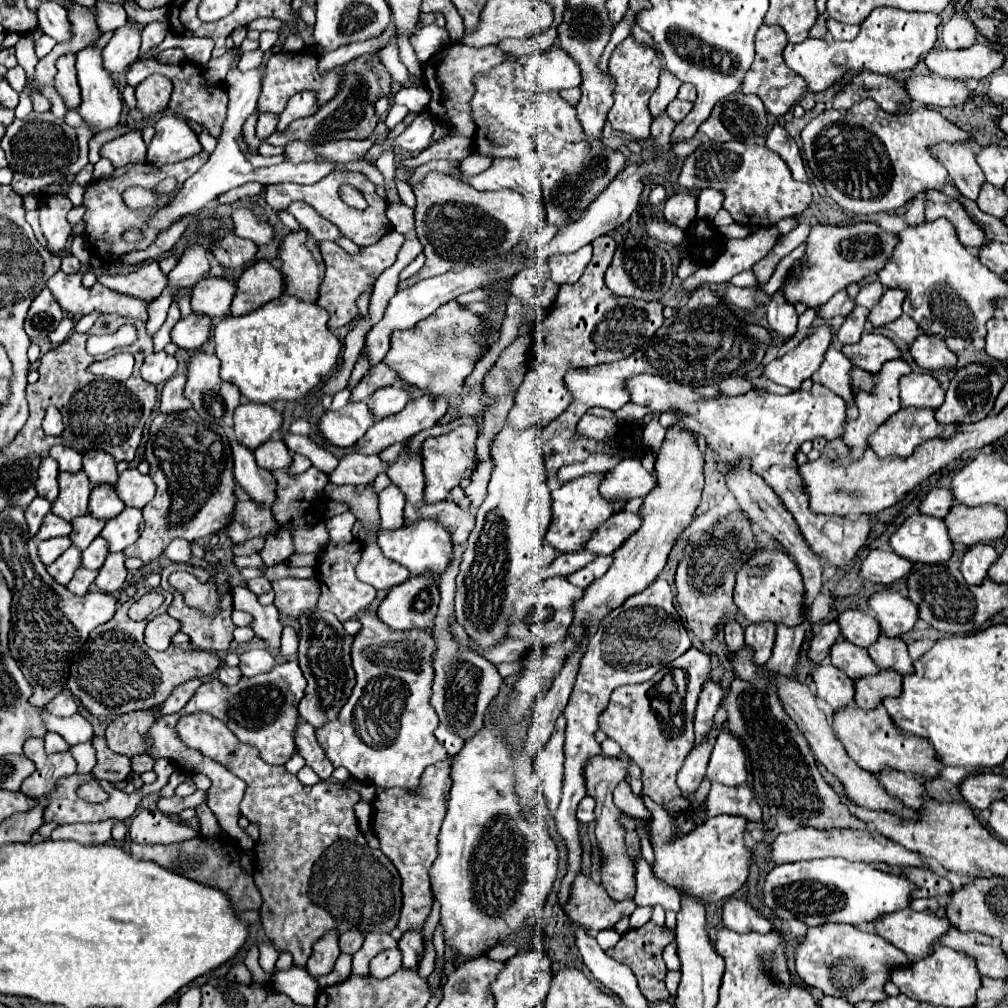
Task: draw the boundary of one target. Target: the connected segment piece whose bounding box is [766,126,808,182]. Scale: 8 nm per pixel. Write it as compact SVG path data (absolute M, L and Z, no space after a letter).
M774 126L768 136L766 136L766 146L776 152L790 168L792 176L796 176L796 180L800 182L808 182L806 170L804 170L804 162L794 138L782 128L782 126Z

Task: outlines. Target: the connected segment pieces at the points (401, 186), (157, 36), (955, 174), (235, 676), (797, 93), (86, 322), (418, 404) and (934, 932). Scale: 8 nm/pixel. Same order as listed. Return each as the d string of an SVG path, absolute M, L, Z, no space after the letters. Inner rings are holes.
M394 178L394 182L396 182L396 188L398 188L398 194L400 194L402 202L404 202L406 206L414 208L414 204L416 204L416 198L414 198L414 192L412 192L410 184L408 184L408 182L404 182L404 180L400 180L400 178Z
M164 20L164 22L150 22L146 28L142 30L142 42L140 47L140 54L146 53L146 50L158 46L166 34L170 30L170 24Z
M938 144L936 148L932 148L932 154L944 164L962 196L976 200L986 178L982 168L976 164L974 152L968 146L960 144Z
M220 666L220 672L218 672L218 678L224 682L224 684L236 684L240 680L240 670L234 668L234 666Z
M760 26L760 32L756 32L755 37L755 58L752 62L752 68L748 68L744 76L744 84L740 86L740 92L744 94L756 94L764 102L764 110L772 116L782 116L786 114L806 92L806 80L792 72L784 64L783 50L788 44L788 36L780 26Z
M92 312L92 314L88 314L88 316L82 316L82 318L74 324L74 332L78 332L78 334L86 334L86 332L90 330L90 326L96 322L98 316L100 316L98 312Z
M430 396L412 400L402 412L374 422L374 426L352 446L352 450L358 454L380 454L388 446L406 442L418 432L432 428L440 416L444 416L446 408L446 400L434 400Z
M906 908L882 916L874 928L884 940L906 952L906 956L920 960L928 956L934 944L950 930L950 920L946 916L940 918L930 912L914 912Z

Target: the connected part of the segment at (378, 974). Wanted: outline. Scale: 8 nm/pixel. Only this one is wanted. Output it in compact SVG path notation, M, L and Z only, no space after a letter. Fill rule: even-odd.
M398 948L394 950L384 950L370 962L370 976L374 978L388 978L402 966L402 954Z

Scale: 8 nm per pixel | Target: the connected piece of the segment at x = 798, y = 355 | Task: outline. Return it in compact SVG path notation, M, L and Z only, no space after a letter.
M818 324L812 332L782 358L772 360L764 368L764 376L776 384L784 384L792 390L798 390L800 384L810 378L822 364L824 354L832 342L832 326Z

